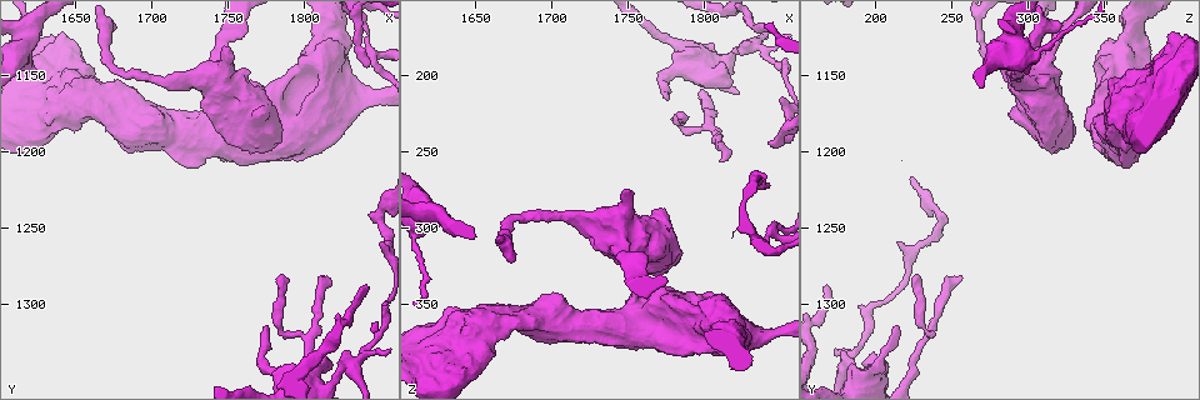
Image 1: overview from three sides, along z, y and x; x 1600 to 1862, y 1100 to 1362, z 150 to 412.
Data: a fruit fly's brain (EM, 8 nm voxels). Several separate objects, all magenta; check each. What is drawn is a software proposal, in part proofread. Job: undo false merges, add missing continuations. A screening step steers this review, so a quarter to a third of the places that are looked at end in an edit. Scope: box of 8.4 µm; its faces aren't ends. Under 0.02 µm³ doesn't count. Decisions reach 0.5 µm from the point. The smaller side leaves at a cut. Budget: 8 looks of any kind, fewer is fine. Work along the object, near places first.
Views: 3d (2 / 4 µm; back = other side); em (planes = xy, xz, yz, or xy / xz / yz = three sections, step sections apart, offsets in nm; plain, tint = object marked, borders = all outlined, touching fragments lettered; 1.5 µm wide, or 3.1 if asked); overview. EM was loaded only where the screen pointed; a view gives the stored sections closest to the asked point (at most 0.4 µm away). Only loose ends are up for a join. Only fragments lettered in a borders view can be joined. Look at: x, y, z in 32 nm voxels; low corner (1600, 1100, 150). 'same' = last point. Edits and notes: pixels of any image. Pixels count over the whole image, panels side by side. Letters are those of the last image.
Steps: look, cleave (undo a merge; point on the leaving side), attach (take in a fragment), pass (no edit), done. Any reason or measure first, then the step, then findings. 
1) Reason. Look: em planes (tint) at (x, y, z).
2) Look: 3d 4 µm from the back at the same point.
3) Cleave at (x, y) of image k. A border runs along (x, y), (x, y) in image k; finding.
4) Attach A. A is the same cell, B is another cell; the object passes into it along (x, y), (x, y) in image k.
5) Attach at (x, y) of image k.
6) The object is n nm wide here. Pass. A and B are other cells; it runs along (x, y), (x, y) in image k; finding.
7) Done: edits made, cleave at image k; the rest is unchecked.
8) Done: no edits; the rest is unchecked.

Branch point. Look: em xy step 4 (tint) at (1828, 1340, 180).

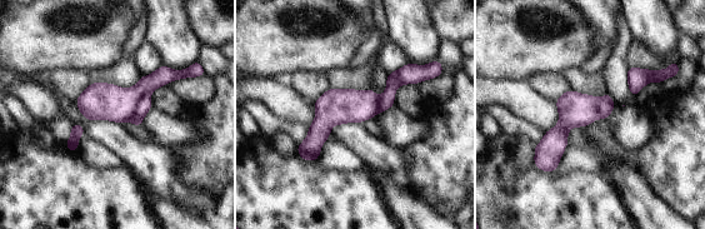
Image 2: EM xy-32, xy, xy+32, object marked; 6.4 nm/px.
Look: em xz step 4 (borders) at the same point.

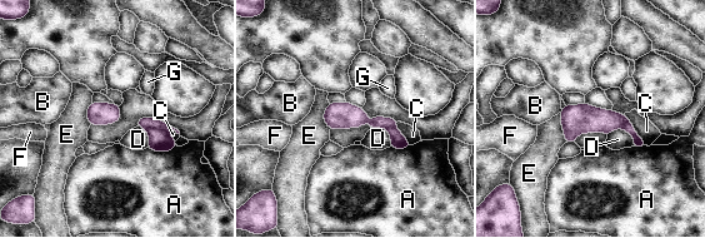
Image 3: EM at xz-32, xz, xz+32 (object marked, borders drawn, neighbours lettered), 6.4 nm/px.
The longest contact is with C, 240 nm. Cleave at (160, 142) of image 3. A, B, C, D, E, F and G are other cells; two neurons meet here.

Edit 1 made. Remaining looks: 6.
See it whole again. Look: overview.

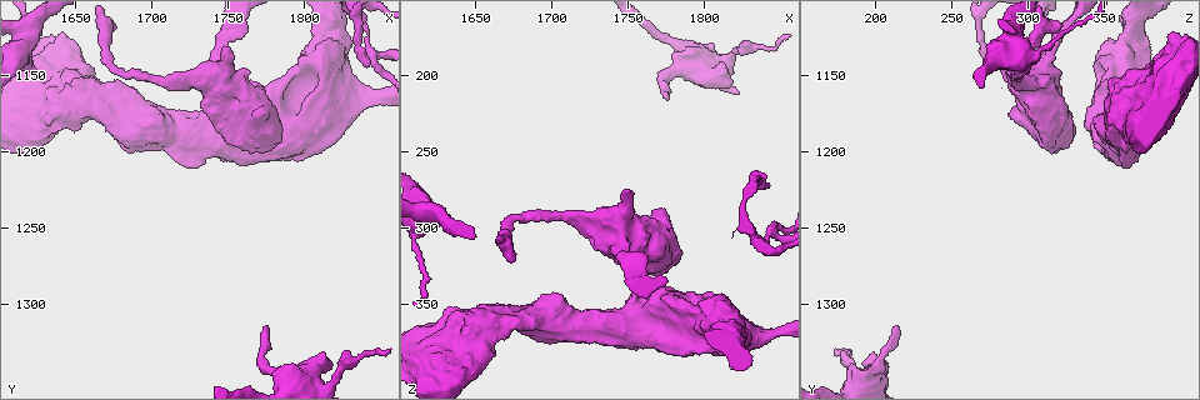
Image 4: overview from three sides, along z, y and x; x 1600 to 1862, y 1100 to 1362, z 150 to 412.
Stops while still wide. Look: em planes (borders) at (1748, 1130, 276).

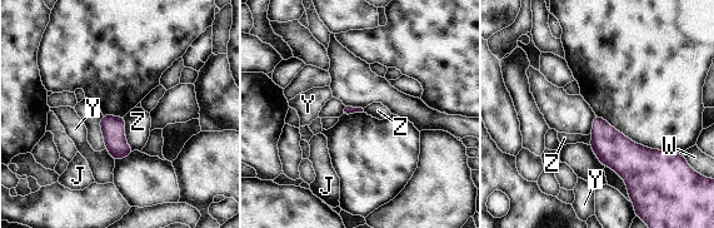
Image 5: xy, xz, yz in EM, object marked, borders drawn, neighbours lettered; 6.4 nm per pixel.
Pass. J, W, Y and Z are other cells; a border runs along (123, 118), (124, 138), (133, 150) in image 5; no lettered fragment goes on from it.

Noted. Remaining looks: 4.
Done: edits made, cleave at image 3; the rest is unchecked.

